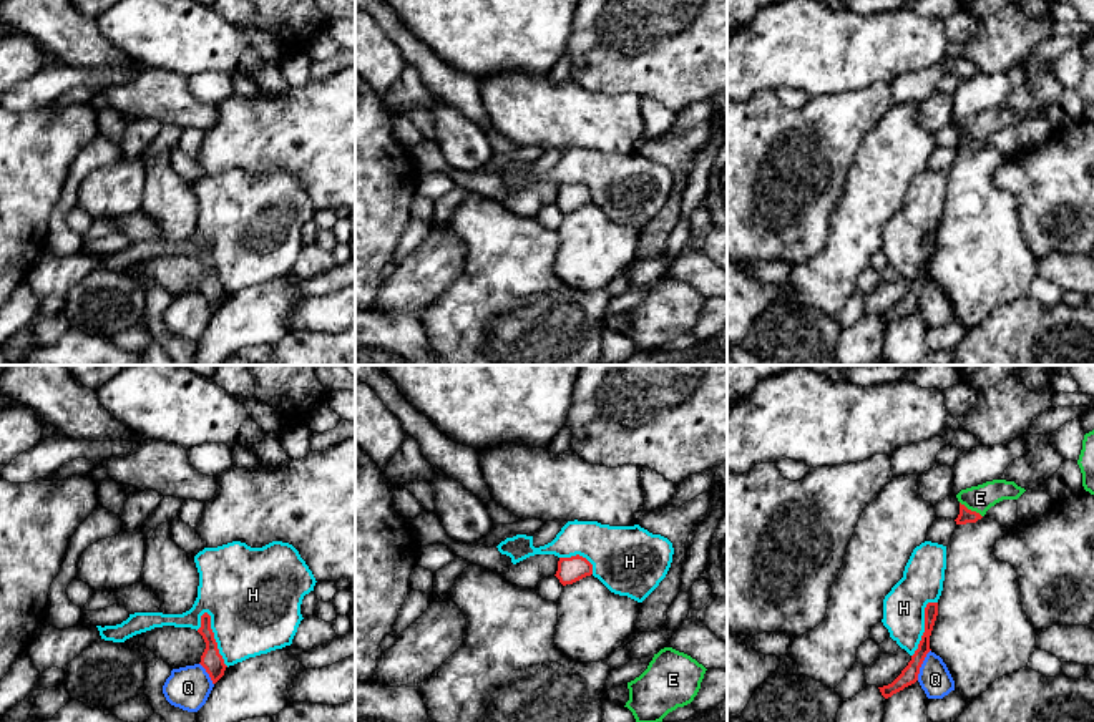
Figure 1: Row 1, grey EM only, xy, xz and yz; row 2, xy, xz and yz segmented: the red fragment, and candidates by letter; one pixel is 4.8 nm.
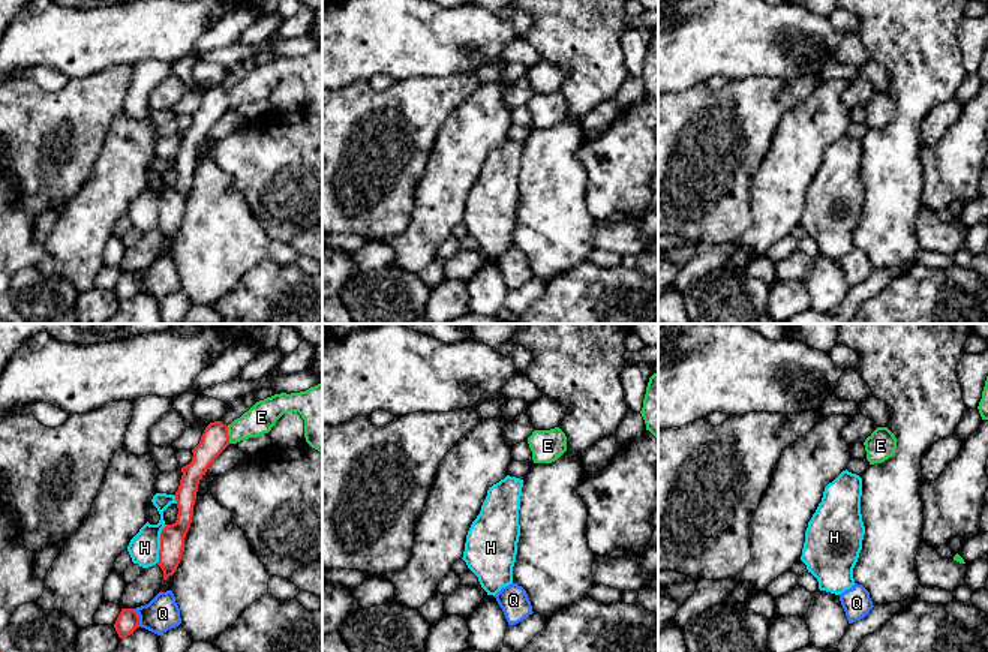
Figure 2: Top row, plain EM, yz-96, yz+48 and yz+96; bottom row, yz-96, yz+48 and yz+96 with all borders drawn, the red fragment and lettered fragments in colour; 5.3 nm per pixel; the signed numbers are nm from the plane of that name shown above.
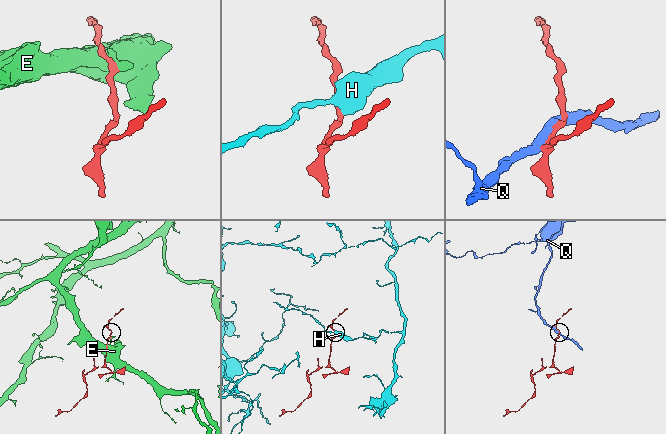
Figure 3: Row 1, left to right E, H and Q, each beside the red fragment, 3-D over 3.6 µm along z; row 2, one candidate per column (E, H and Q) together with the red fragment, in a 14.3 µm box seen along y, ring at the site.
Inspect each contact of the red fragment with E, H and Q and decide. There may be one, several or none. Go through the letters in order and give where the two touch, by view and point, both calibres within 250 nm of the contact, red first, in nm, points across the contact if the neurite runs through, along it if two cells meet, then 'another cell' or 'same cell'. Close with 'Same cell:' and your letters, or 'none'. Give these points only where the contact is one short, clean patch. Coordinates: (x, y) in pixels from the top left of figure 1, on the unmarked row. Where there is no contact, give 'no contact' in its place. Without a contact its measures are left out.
E: contact yz (970, 138); calibres 70 and 130 nm; border yz (960, 130), (981, 145); another cell
H: contact xy (214, 268); calibres 100 and 440 nm; another cell
Q: contact yz (922, 291); calibres 90 and 160 nm; another cell
Same cell: none

